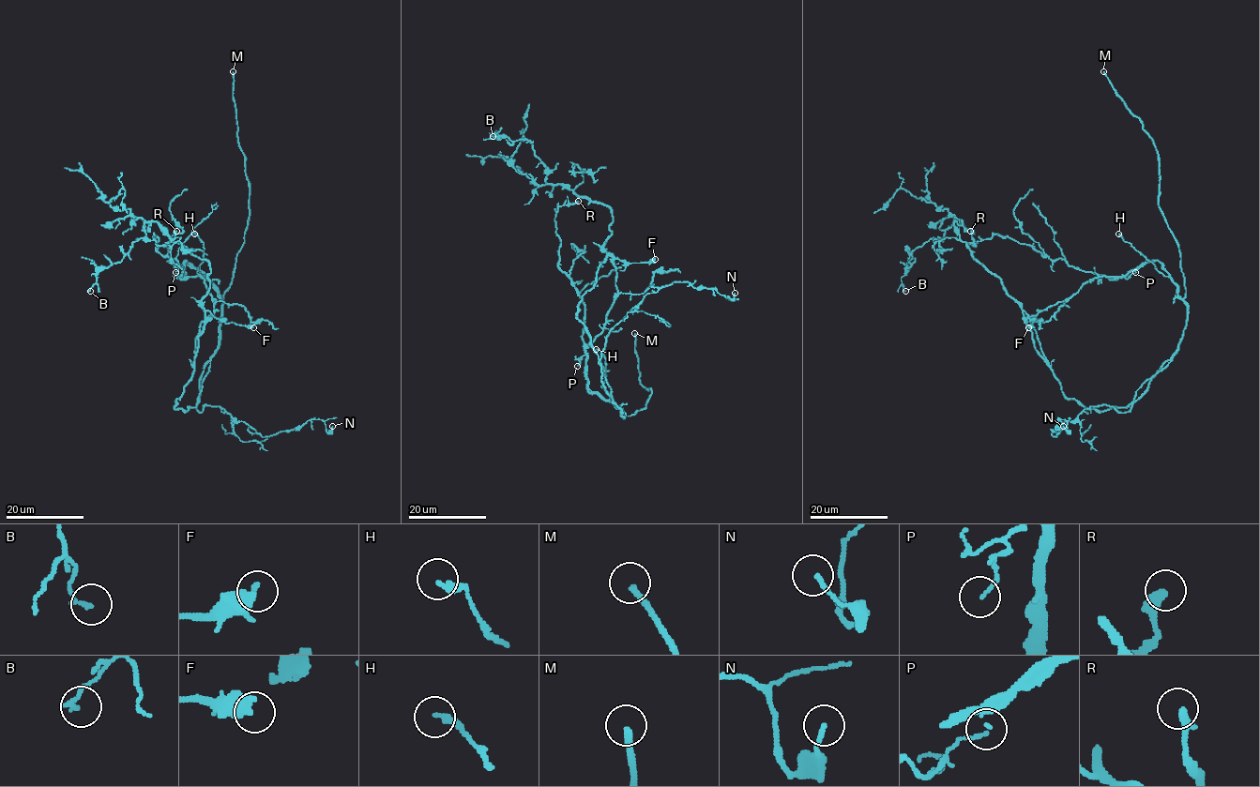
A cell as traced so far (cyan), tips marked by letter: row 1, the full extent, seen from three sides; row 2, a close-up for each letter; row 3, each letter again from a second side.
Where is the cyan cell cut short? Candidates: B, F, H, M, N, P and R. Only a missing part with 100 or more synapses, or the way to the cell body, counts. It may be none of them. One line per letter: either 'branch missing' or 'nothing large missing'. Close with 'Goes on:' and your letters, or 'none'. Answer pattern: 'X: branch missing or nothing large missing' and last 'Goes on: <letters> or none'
B: nothing large missing
F: nothing large missing
H: nothing large missing
M: branch missing
N: nothing large missing
P: nothing large missing
R: nothing large missing
Goes on: M

